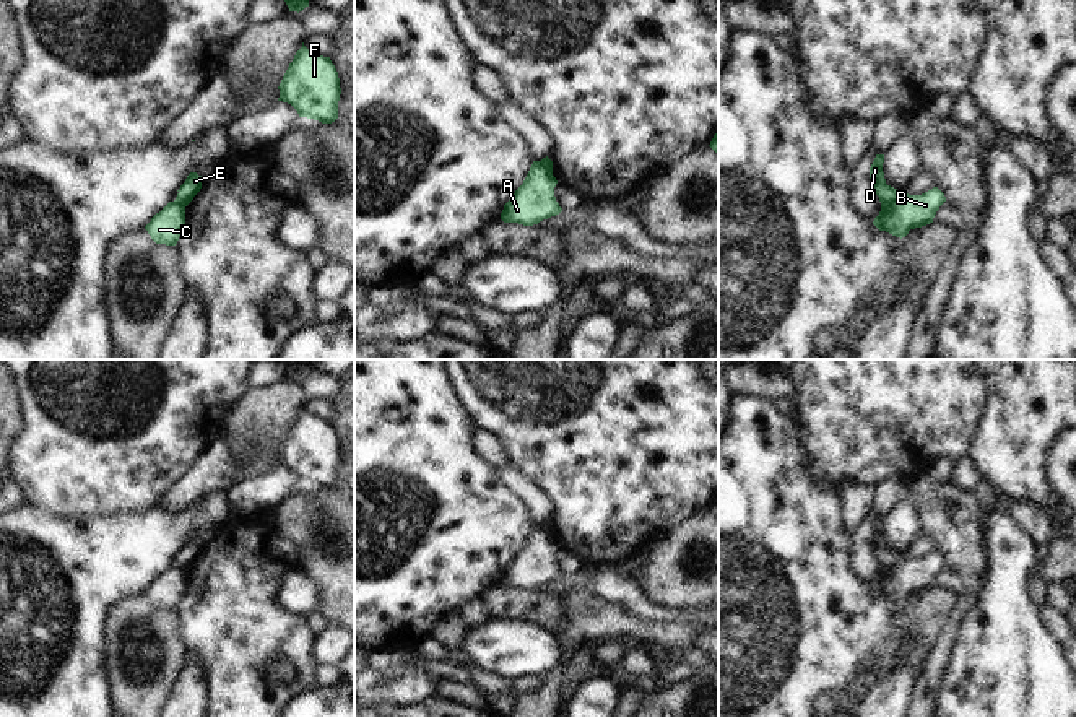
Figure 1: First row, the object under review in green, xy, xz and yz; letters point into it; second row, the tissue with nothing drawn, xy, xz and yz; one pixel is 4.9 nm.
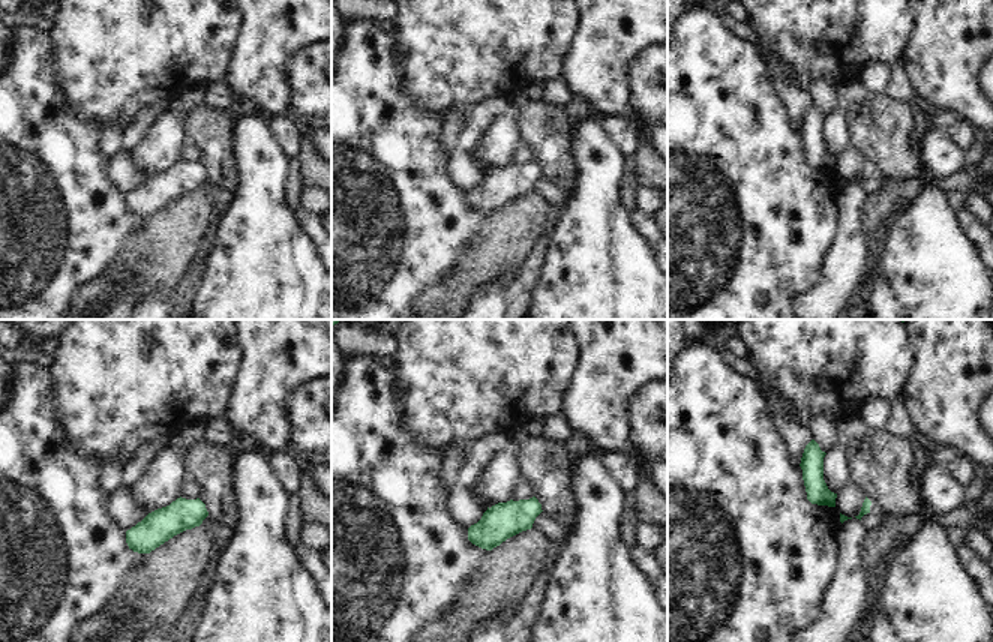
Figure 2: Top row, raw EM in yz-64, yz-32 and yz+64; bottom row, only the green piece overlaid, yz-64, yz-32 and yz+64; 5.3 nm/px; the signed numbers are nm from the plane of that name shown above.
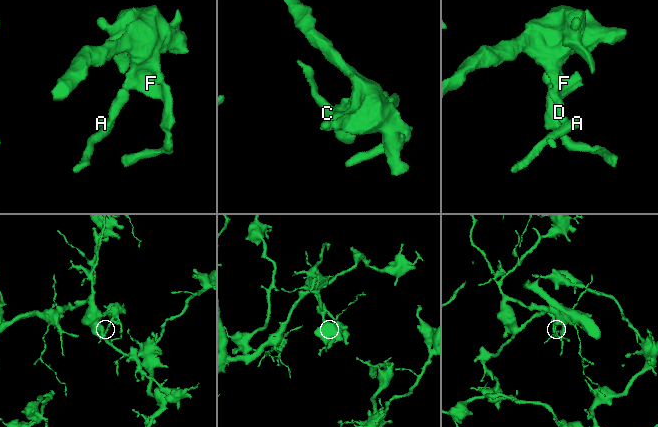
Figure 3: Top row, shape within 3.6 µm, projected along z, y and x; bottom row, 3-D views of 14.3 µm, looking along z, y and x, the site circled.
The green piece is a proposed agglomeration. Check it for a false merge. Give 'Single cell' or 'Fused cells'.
Fused cells.

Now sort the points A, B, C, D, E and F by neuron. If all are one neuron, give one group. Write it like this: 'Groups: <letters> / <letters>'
Groups: A B C / D E F.

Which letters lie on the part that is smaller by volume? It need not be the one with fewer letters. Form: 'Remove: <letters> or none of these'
Remove: A, B, C

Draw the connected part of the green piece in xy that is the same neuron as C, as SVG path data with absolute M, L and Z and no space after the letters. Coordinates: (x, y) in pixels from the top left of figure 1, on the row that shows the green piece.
M169 202L145 226L156 244L176 246L185 228L185 206Z

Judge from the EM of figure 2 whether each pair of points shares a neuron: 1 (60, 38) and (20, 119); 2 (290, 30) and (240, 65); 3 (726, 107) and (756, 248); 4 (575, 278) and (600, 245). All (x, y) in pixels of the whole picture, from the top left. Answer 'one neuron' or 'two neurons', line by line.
1: two neurons
2: one neuron
3: one neuron
4: one neuron

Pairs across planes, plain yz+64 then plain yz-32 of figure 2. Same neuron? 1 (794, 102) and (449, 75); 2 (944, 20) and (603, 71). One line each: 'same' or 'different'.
1: different
2: same

